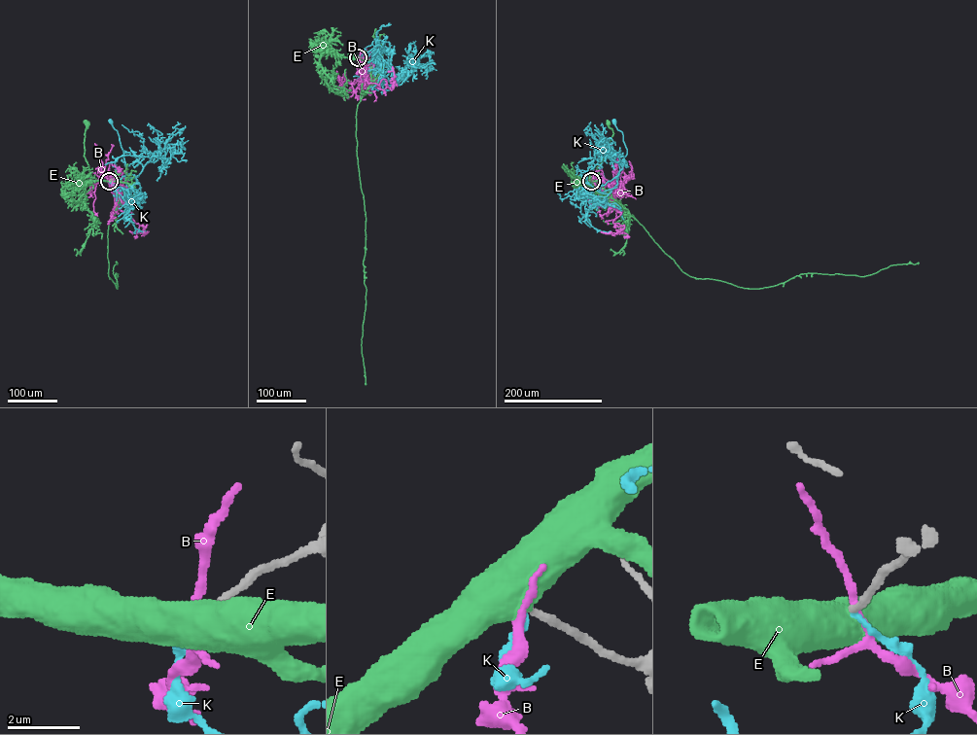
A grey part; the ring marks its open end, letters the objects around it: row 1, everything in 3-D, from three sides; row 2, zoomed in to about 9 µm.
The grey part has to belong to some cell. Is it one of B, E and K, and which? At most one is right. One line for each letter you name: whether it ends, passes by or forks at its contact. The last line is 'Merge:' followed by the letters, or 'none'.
E: it ends there
Merge: E

